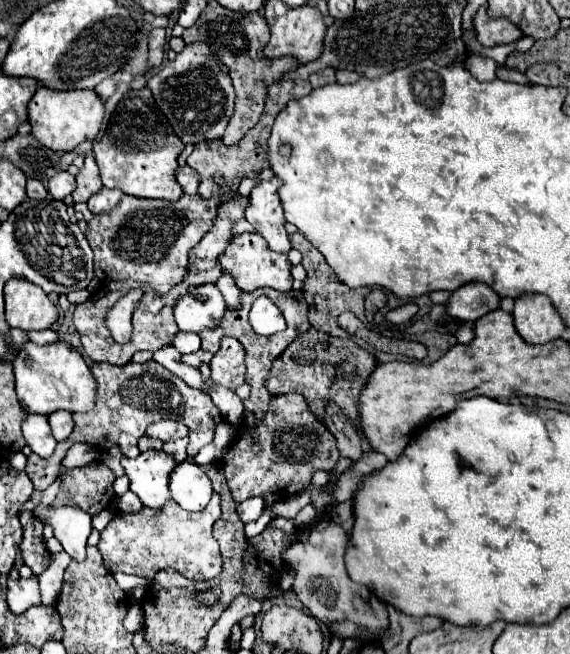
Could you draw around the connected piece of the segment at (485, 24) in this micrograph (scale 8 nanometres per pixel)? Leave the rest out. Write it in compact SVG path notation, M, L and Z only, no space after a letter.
M480 7L478 13L474 15L474 29L478 33L478 41L486 47L516 43L520 37L524 37L524 33L516 25L512 25L512 21L504 17L500 19L488 17L486 7Z

